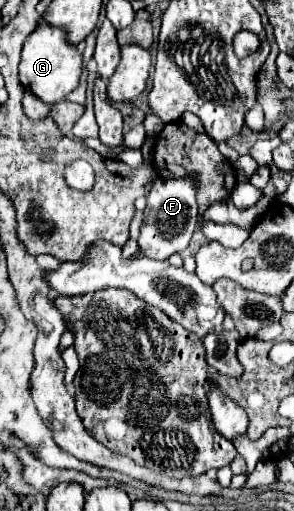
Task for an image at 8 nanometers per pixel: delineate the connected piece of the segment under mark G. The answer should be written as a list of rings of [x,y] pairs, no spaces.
[[[46,21],[38,25],[38,29],[26,39],[22,49],[22,61],[20,61],[20,83],[26,91],[42,99],[46,105],[54,105],[66,95],[70,95],[80,81],[82,75],[82,51],[80,47],[68,45],[64,41],[62,29],[50,29]]]

